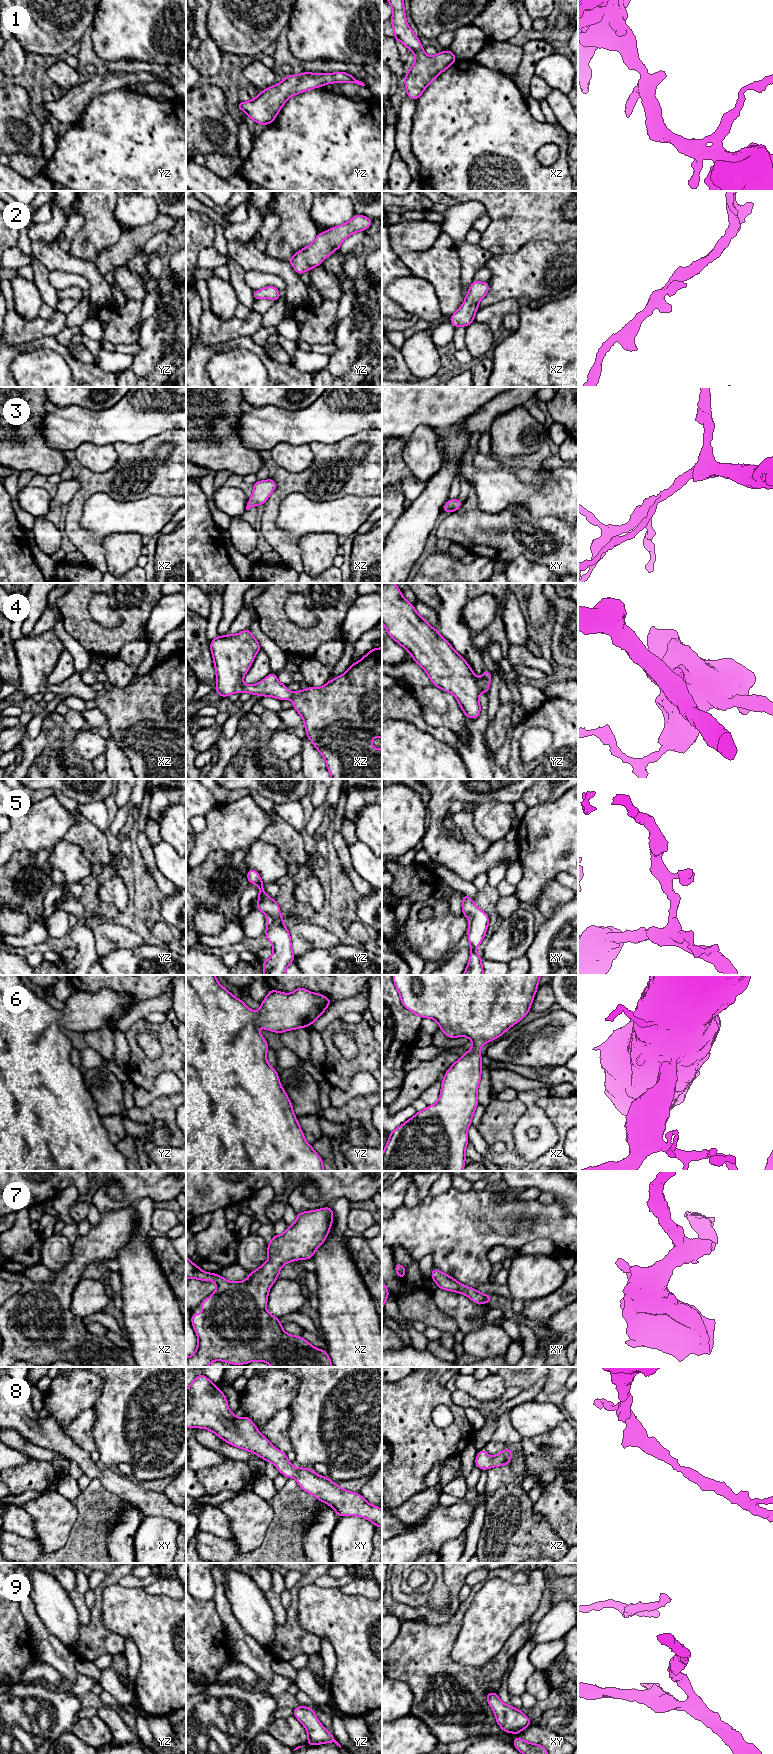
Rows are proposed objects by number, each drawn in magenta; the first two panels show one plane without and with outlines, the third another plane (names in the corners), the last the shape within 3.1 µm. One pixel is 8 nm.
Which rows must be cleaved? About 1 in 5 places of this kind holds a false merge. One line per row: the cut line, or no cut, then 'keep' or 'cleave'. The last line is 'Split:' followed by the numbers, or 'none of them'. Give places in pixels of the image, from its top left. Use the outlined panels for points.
1: no cut; keep
2: no cut; keep
3: no cut; keep
4: no cut; keep
5: no cut; keep
6: no cut; keep
7: no cut; keep
8: no cut; keep
9: no cut; keep
Split: none of them

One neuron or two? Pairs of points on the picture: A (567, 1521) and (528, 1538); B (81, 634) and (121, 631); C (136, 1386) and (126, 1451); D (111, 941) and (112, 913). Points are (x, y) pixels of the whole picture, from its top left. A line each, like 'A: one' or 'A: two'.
A: two
B: one
C: one
D: two

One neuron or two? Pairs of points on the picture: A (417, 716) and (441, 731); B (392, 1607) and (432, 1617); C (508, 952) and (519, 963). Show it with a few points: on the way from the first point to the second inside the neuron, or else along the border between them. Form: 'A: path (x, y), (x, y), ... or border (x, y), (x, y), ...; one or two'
A: path (421, 722), (427, 728), (435, 731); one
B: path (402, 1611), (404, 1613), (422, 1613); one
C: border (525, 953), (514, 958), (509, 963); two

